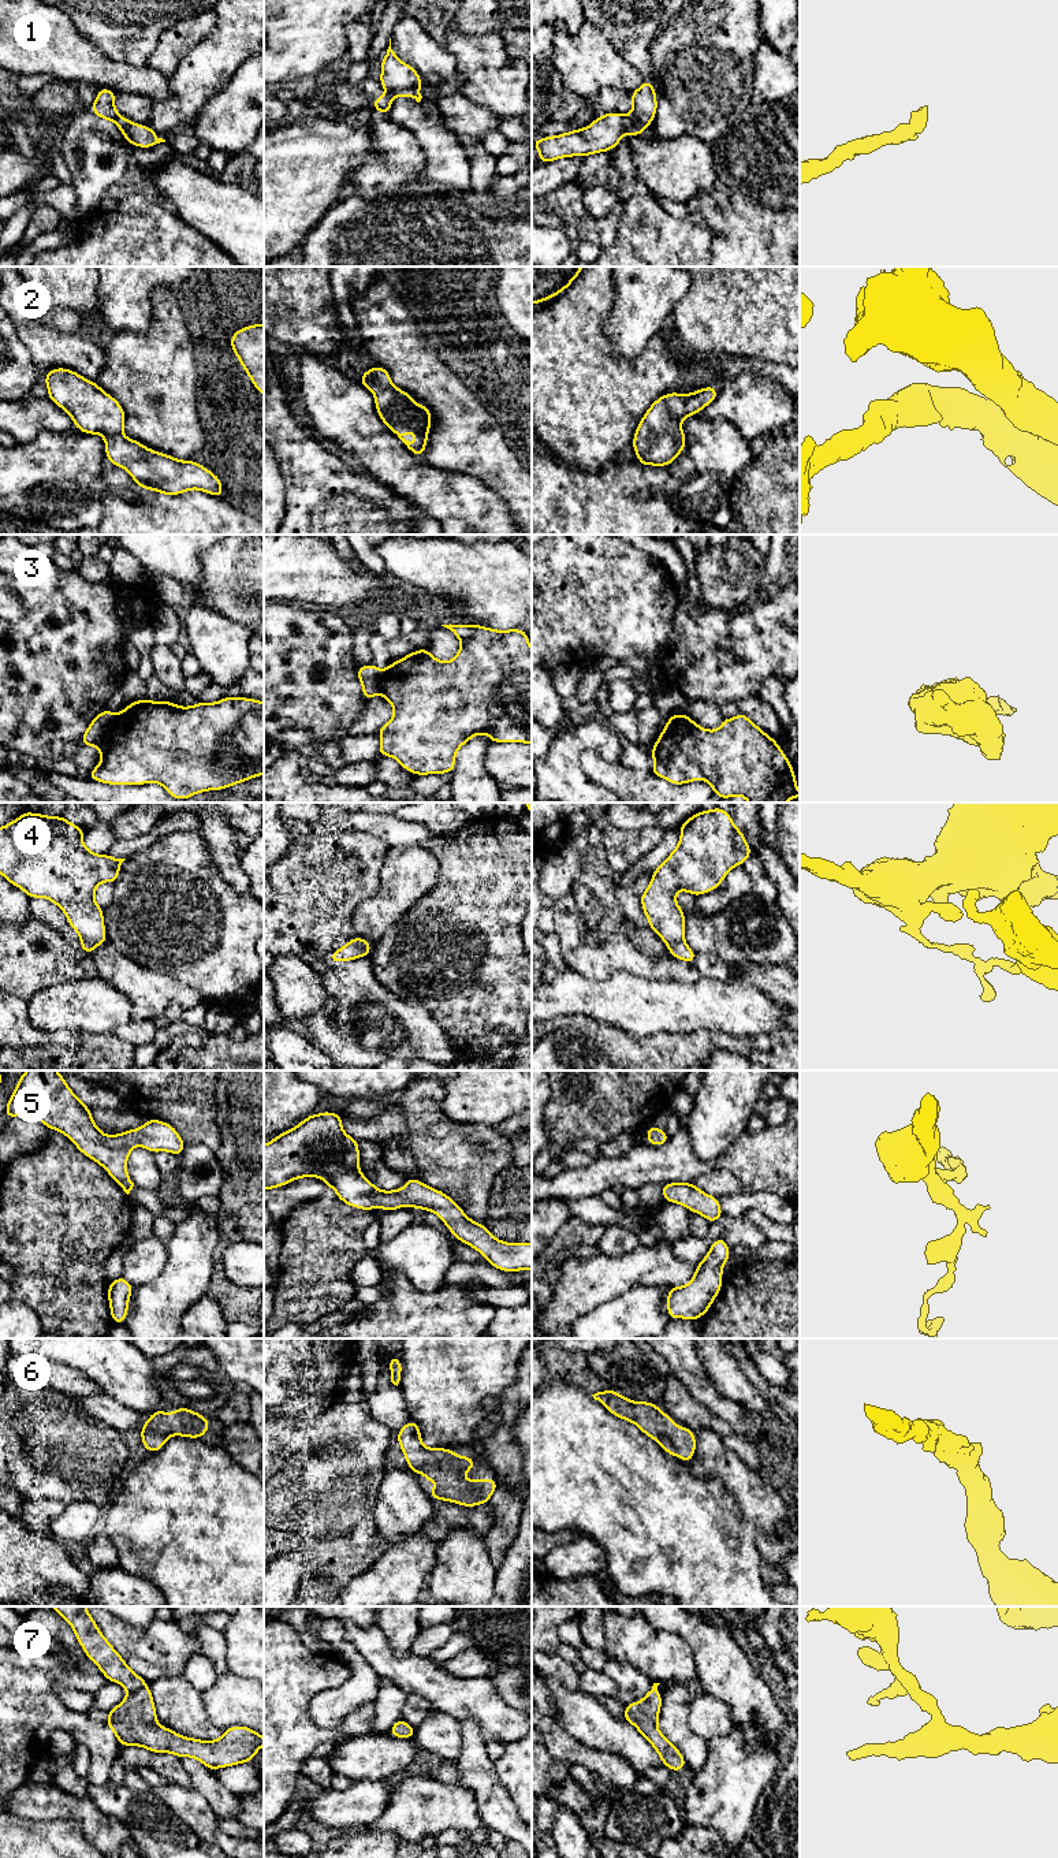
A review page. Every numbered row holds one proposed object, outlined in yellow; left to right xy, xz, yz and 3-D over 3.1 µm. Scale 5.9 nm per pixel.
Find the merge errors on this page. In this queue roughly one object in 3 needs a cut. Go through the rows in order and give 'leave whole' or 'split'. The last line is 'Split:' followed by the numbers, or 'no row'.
1: split
2: leave whole
3: split
4: split
5: leave whole
6: leave whole
7: split
Split: 1, 3, 4, 7

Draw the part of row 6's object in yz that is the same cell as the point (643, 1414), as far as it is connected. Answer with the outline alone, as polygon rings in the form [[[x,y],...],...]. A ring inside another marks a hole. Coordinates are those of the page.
[[[608,1389],[592,1395],[614,1416],[634,1423],[644,1434],[653,1438],[668,1455],[689,1463],[696,1451],[696,1436],[681,1422],[673,1421],[659,1405],[649,1401],[632,1401]]]

